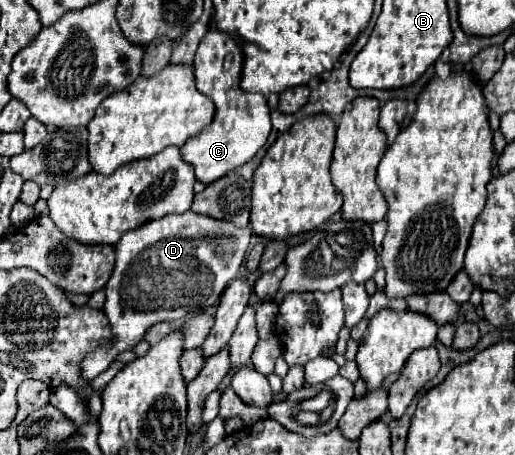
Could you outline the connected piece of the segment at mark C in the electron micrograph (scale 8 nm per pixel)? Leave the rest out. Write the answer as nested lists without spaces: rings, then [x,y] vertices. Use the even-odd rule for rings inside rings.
[[[209,31],[201,39],[193,61],[195,85],[203,95],[213,99],[215,117],[207,129],[199,131],[195,137],[189,137],[179,151],[183,161],[187,161],[195,169],[197,181],[205,185],[221,179],[225,173],[251,161],[253,155],[265,145],[271,133],[271,117],[269,117],[267,101],[263,95],[249,95],[239,87],[241,69],[243,69],[243,53],[229,35],[219,31]],[[227,53],[233,55],[233,65],[225,73],[223,61]]]

